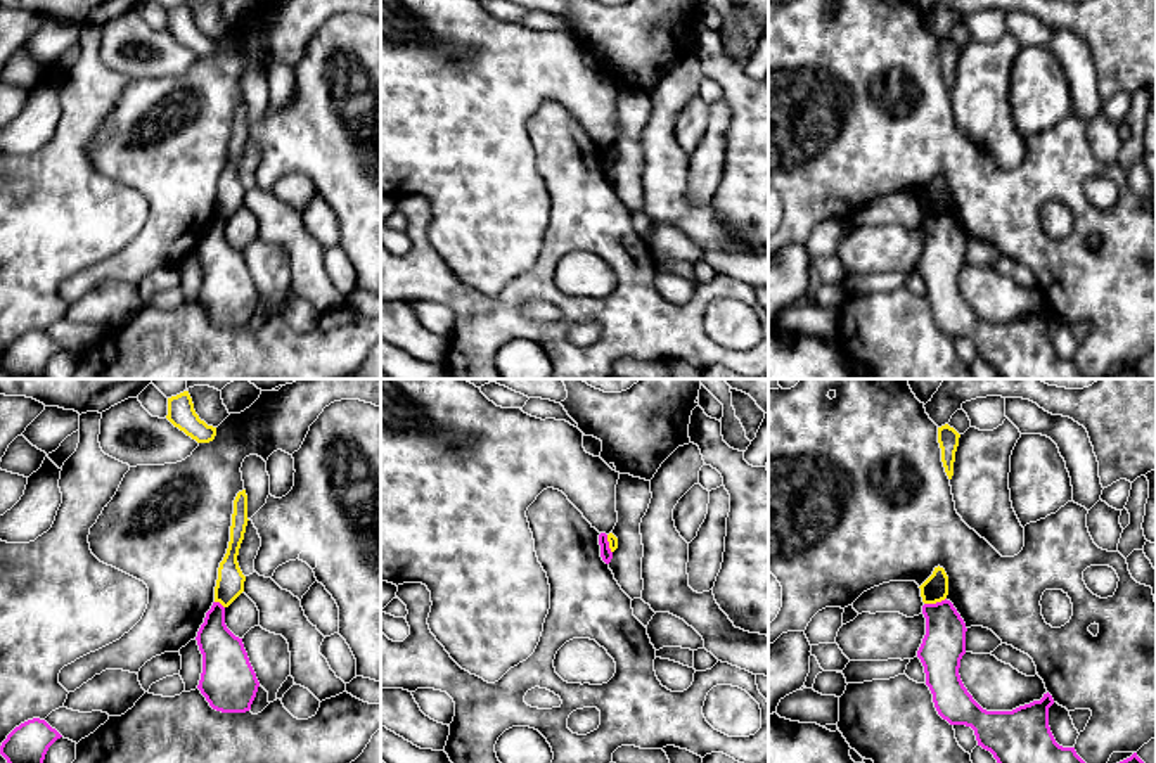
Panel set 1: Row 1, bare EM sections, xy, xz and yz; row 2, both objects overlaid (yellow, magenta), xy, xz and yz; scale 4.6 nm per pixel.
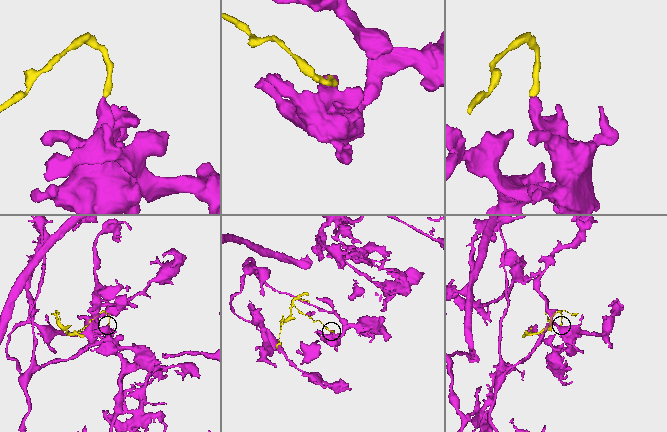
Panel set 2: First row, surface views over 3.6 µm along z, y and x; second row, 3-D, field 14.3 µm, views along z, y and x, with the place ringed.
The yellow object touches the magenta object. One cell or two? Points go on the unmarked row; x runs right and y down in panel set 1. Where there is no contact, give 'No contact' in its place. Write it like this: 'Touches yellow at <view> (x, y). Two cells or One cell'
Touches yellow at yz (935, 215). Two cells

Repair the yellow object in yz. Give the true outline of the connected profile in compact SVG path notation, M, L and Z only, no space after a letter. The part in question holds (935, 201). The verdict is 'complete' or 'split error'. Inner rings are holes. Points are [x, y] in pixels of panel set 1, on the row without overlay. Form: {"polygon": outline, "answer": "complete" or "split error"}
{"polygon": "M934 180L933 187L919 199L924 216L936 216L948 208L948 189L943 180Z", "answer": "complete"}

